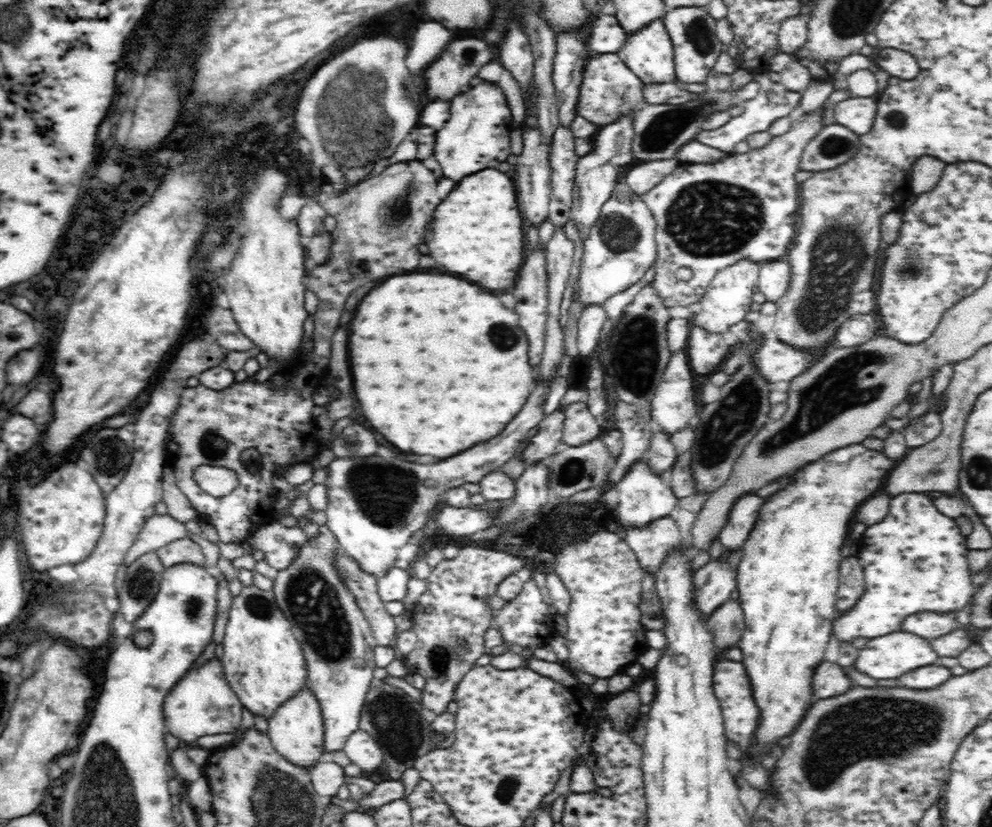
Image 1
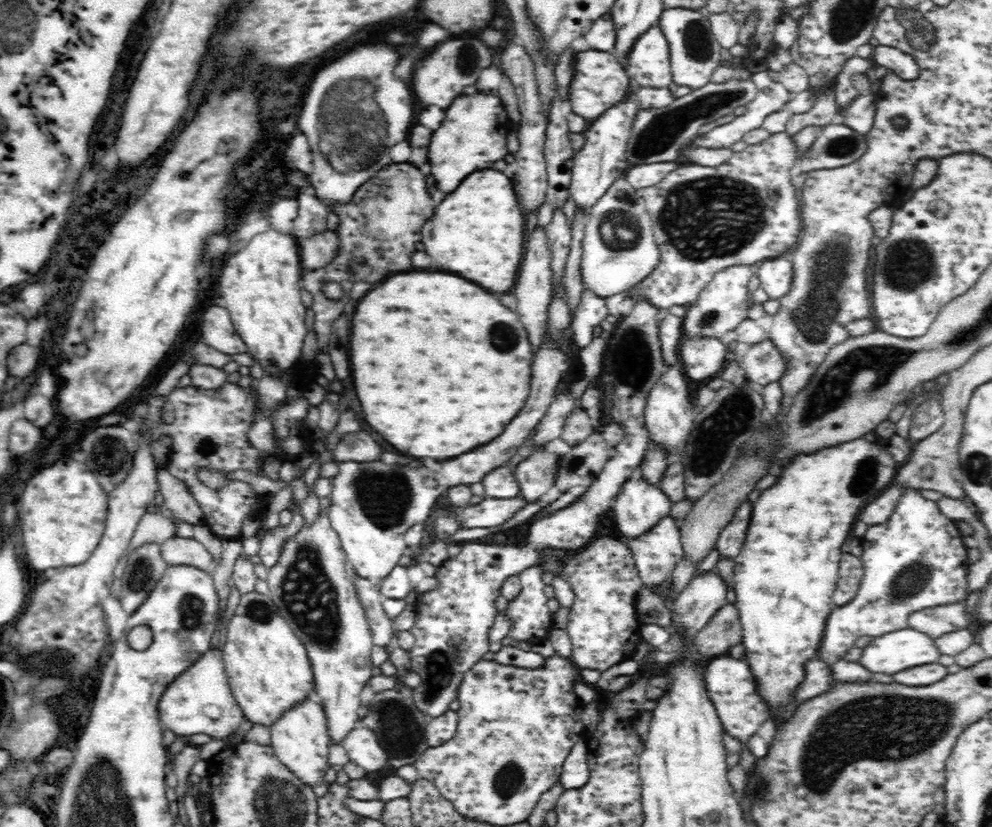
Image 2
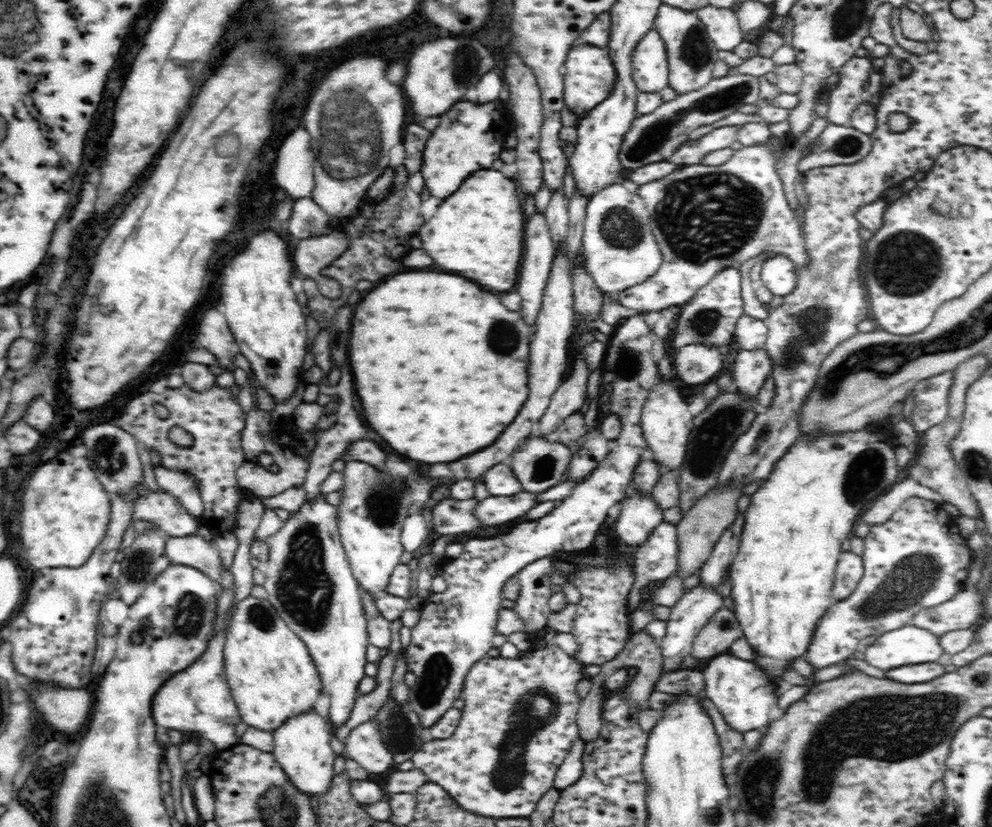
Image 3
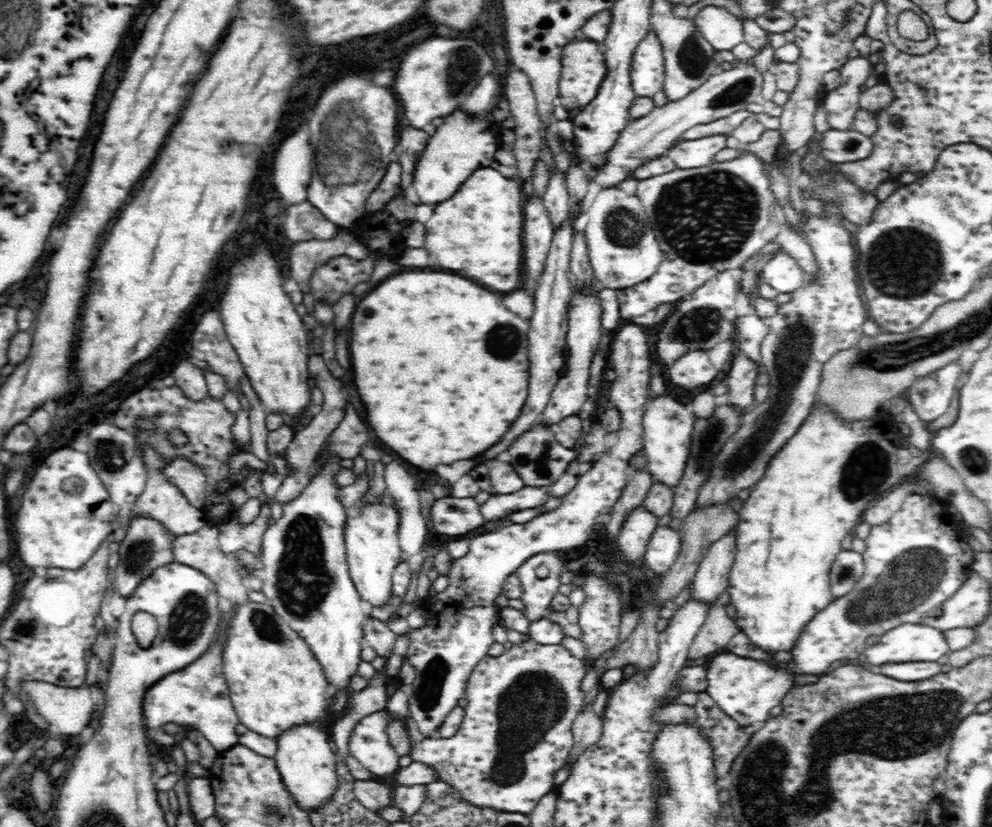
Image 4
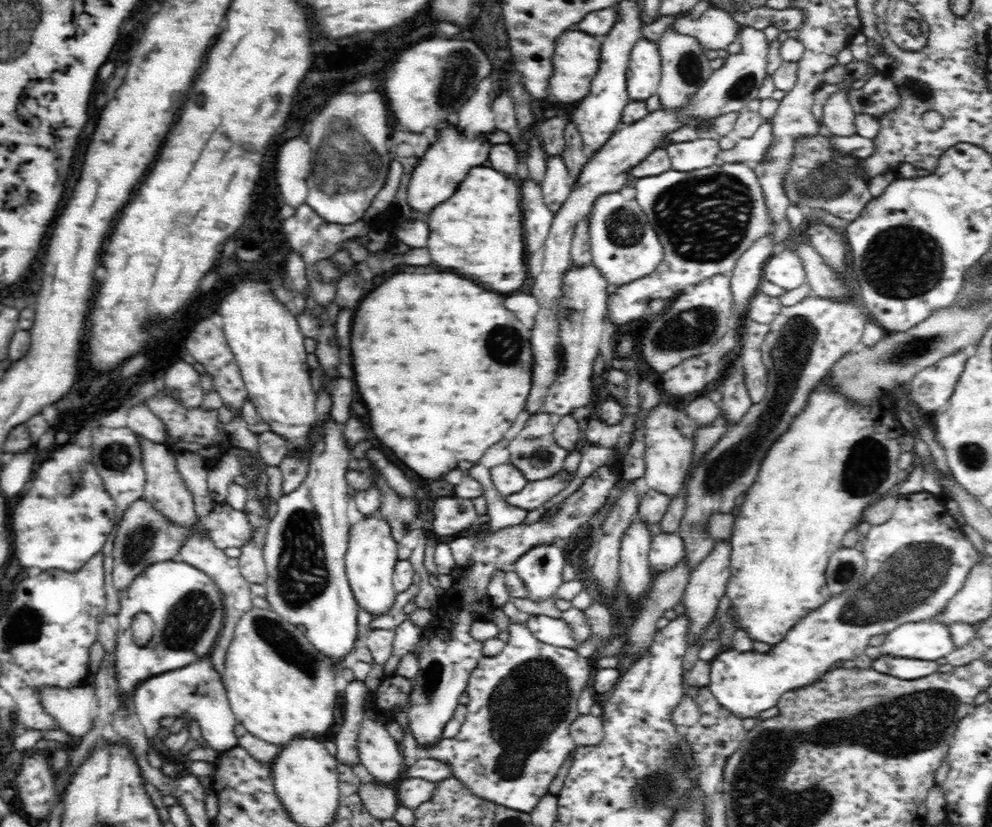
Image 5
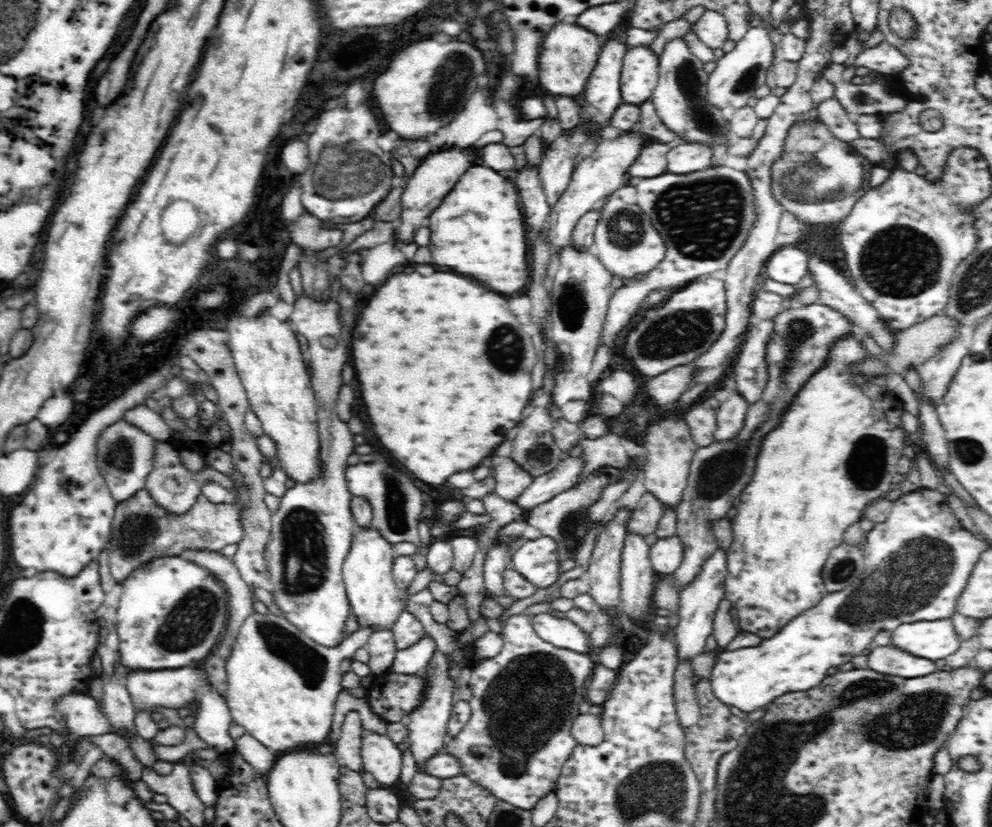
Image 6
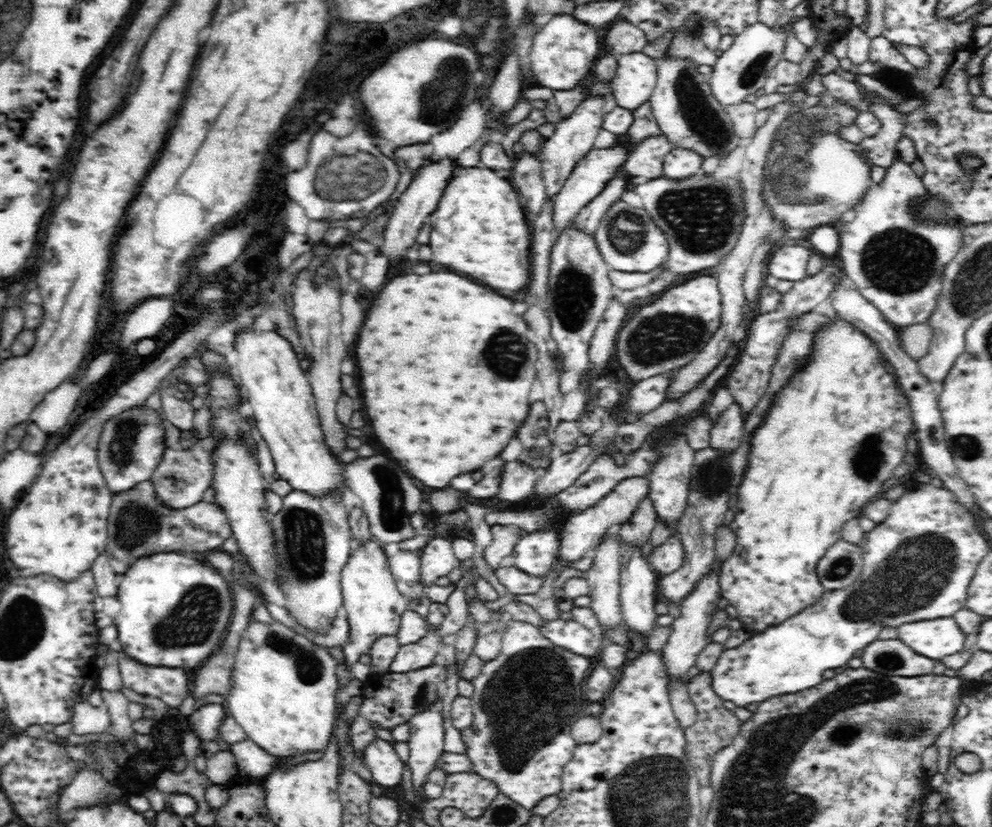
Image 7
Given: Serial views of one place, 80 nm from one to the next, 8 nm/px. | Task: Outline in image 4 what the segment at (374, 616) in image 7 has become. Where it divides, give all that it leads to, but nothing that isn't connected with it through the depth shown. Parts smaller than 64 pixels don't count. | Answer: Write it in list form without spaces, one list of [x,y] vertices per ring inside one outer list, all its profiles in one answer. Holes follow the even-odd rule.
[[[394,504],[366,506],[358,518],[348,518],[348,522],[345,522],[343,537],[347,548],[348,570],[358,595],[369,608],[382,605],[394,596],[392,576],[396,566],[402,562],[398,533],[398,512]]]

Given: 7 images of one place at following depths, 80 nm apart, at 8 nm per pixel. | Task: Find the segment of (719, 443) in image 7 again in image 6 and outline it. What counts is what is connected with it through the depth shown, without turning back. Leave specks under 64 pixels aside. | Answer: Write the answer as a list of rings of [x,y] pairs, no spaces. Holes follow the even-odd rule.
[[[724,379],[722,387],[726,388],[730,394],[726,402],[721,404],[716,411],[717,428],[713,433],[713,438],[715,442],[732,442],[744,427],[750,404],[738,396],[738,391],[734,388],[734,380]]]

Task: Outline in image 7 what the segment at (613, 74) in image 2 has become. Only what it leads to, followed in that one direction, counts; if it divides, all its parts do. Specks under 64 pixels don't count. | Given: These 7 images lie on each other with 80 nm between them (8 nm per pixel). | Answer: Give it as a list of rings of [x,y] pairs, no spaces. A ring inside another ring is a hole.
[[[561,13],[537,30],[530,48],[530,69],[542,87],[570,90],[590,74],[600,52],[600,31],[591,24],[580,22],[573,14]]]

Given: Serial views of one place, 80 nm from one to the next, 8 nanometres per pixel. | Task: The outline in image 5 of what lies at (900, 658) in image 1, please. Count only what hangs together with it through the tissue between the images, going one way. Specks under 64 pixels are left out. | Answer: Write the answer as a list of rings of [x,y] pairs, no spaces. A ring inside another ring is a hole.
[[[935,620],[922,622],[907,622],[906,624],[894,627],[886,638],[884,644],[880,646],[869,646],[865,650],[866,656],[870,658],[878,658],[880,654],[883,656],[918,658],[924,661],[935,661],[938,658],[948,656],[958,646],[954,644],[948,624],[942,624]]]

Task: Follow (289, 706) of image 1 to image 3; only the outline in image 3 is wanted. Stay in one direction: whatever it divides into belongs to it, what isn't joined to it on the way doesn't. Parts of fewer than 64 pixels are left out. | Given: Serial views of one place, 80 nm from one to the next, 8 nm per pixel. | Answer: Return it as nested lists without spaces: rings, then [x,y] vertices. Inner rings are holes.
[[[318,712],[294,715],[273,732],[274,758],[285,770],[290,782],[310,797],[326,794],[333,781],[336,754],[330,748],[330,739],[334,726],[328,724],[328,721],[329,718],[322,718]]]

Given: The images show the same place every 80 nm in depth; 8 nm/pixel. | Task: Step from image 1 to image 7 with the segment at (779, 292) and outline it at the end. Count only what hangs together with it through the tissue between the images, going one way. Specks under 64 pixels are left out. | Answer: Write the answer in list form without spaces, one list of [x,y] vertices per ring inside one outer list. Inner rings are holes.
[[[783,244],[772,250],[768,272],[782,280],[801,281],[806,277],[806,264],[813,252],[808,247]]]

